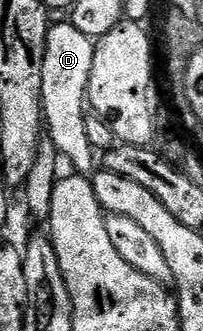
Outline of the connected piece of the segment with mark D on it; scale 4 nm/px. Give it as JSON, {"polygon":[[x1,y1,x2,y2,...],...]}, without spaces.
{"polygon":[[68,21,50,25,47,29,41,70,45,132,60,155,66,161,70,160,73,166,71,168,84,176,94,171,95,149,89,144,88,133,85,132,87,86,89,73,92,71,94,51,94,41,84,33,78,32,77,28,73,28]]}

